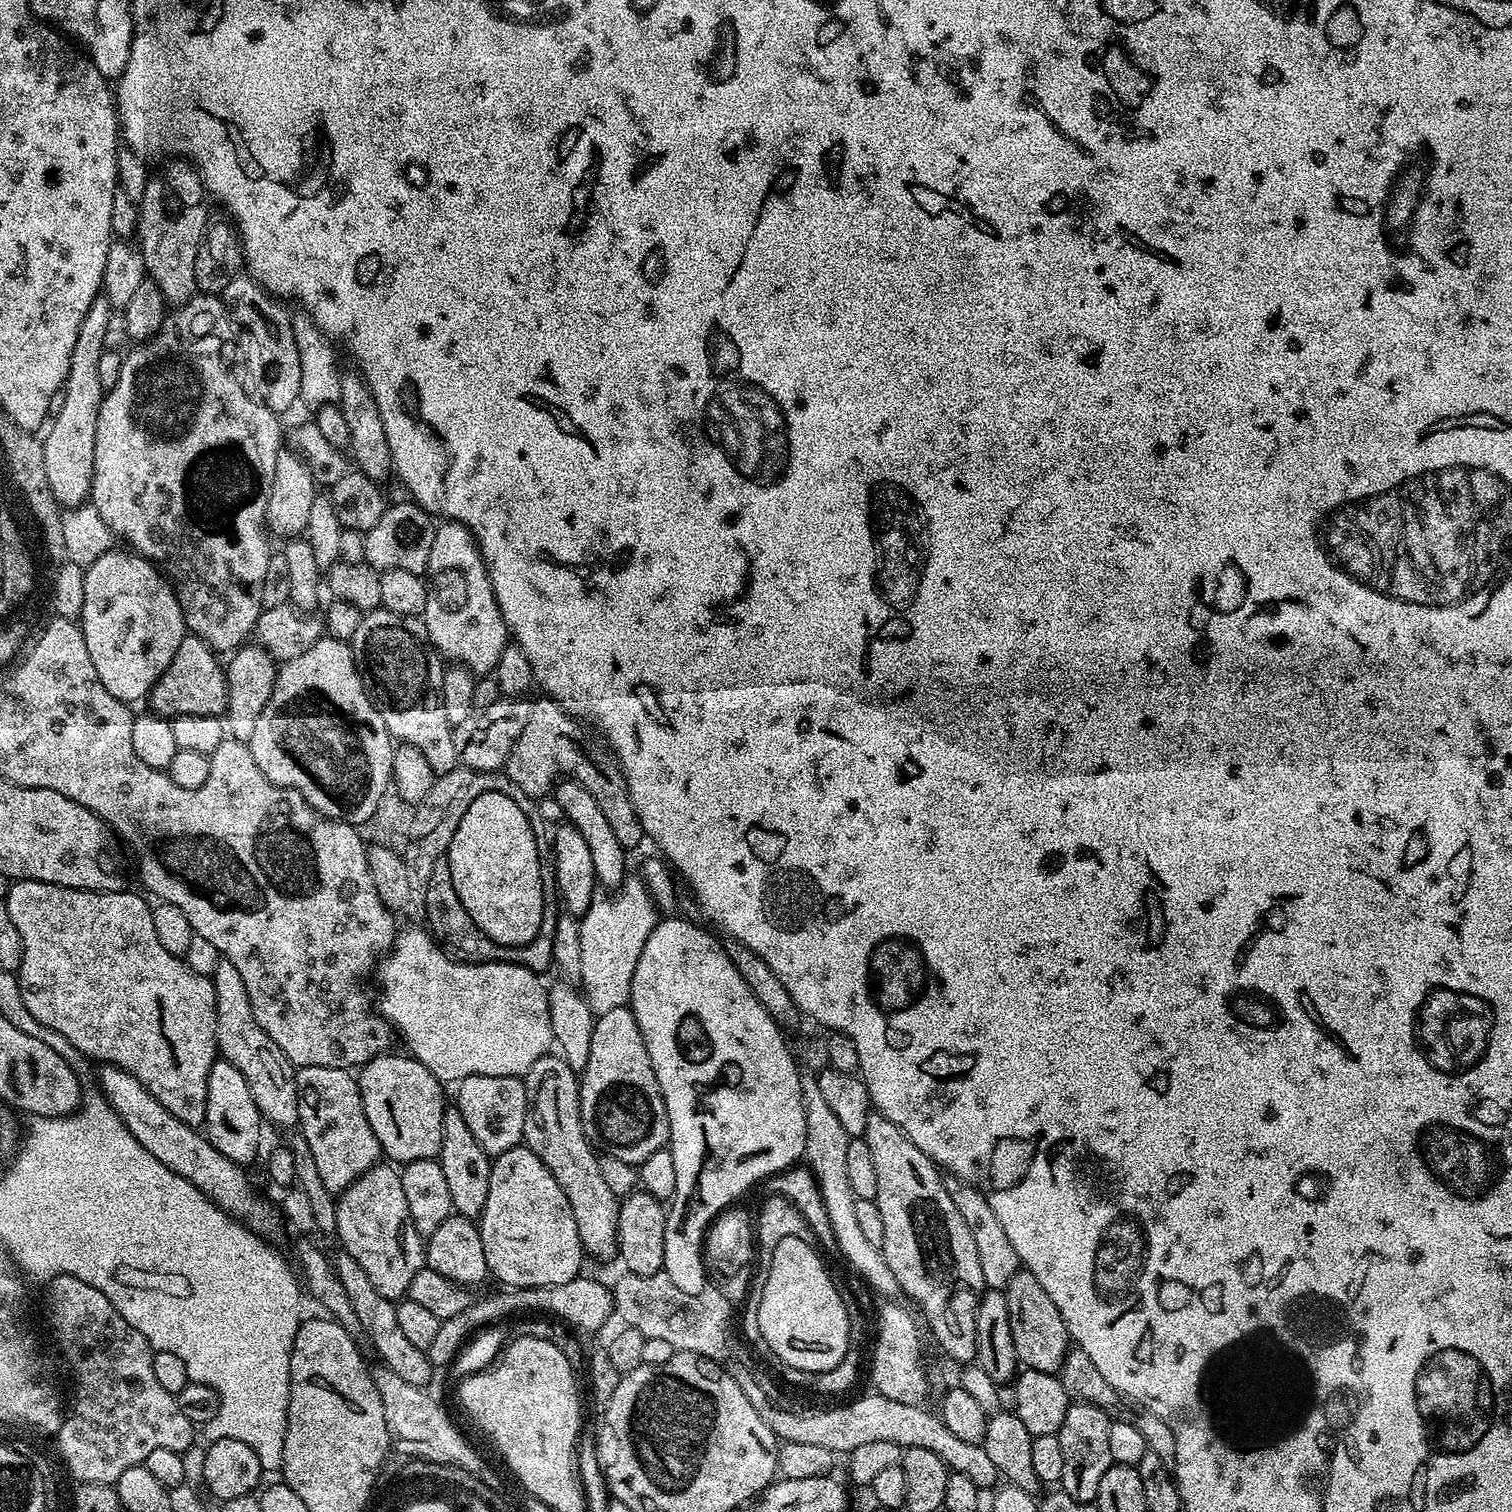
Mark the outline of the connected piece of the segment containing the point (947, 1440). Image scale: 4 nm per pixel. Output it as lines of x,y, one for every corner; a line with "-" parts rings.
739,1373
736,1376
738,1386
746,1398
750,1398
750,1406
758,1410
758,1414
770,1426
777,1441
807,1442
813,1446
826,1446
834,1454
849,1454
858,1446
869,1445
872,1442
896,1443
901,1450
906,1448
933,1448
954,1472
966,1474
981,1489
990,1490
997,1487
998,1473
994,1462
990,1462
990,1454
986,1454
983,1443
971,1444
962,1442
962,1438
954,1438
950,1430
946,1430
939,1417
932,1411
927,1412
920,1404
894,1402
894,1398
886,1398
879,1394
860,1396
841,1408
828,1408
825,1412
787,1412
784,1408
775,1408
768,1401
764,1388
750,1373

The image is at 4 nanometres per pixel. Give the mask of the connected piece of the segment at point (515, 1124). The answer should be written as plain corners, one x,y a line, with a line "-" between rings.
467,1076
459,1081
454,1107
462,1114
470,1134
489,1158
495,1158
506,1150
517,1147
524,1138
526,1122
526,1090
518,1076

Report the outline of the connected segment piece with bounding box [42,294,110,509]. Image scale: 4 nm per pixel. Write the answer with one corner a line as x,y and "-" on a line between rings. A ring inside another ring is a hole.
101,294
90,306
86,318
82,318
78,342
74,342
74,354
70,354
70,370
64,380
58,407
42,436
46,482
53,498
65,509
80,507
89,499
92,490
94,433
98,430
98,410
106,391
98,378
98,358
106,350
104,339
108,336
108,312
108,297

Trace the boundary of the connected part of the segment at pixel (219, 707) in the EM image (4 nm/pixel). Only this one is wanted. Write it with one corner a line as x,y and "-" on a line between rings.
188,634
178,646
174,658
156,680
150,693
151,711
158,716
218,716
223,717
228,701
225,669
216,661
217,653
202,638

